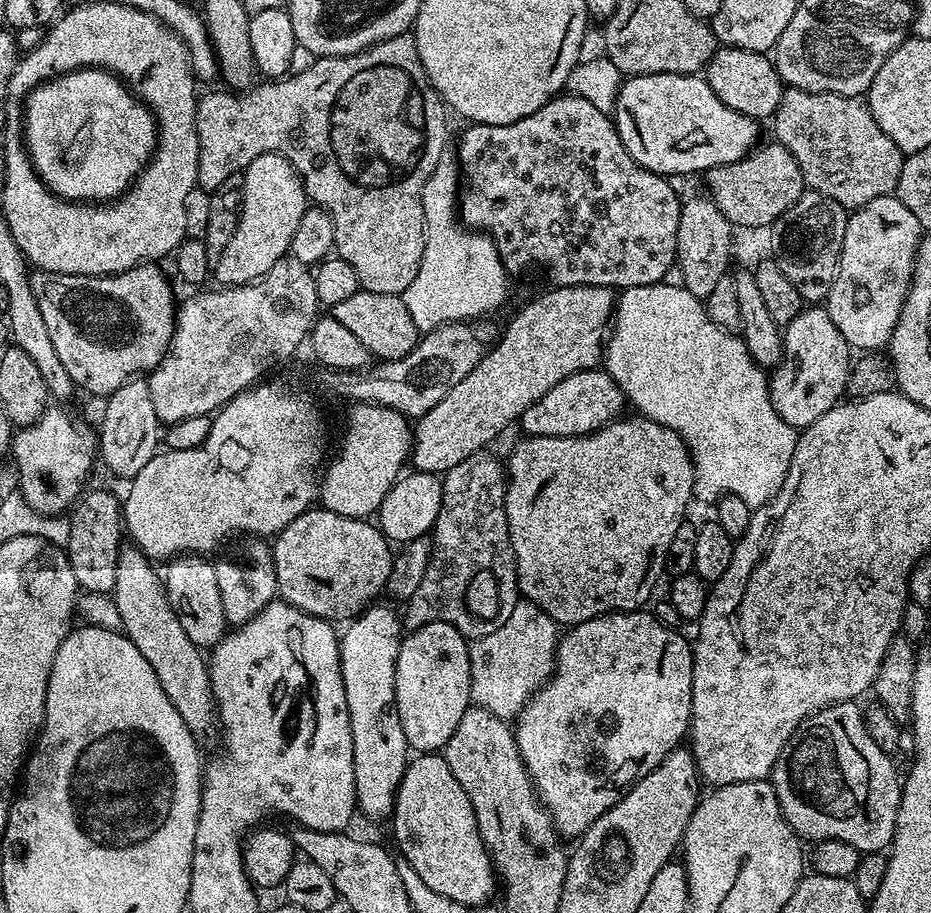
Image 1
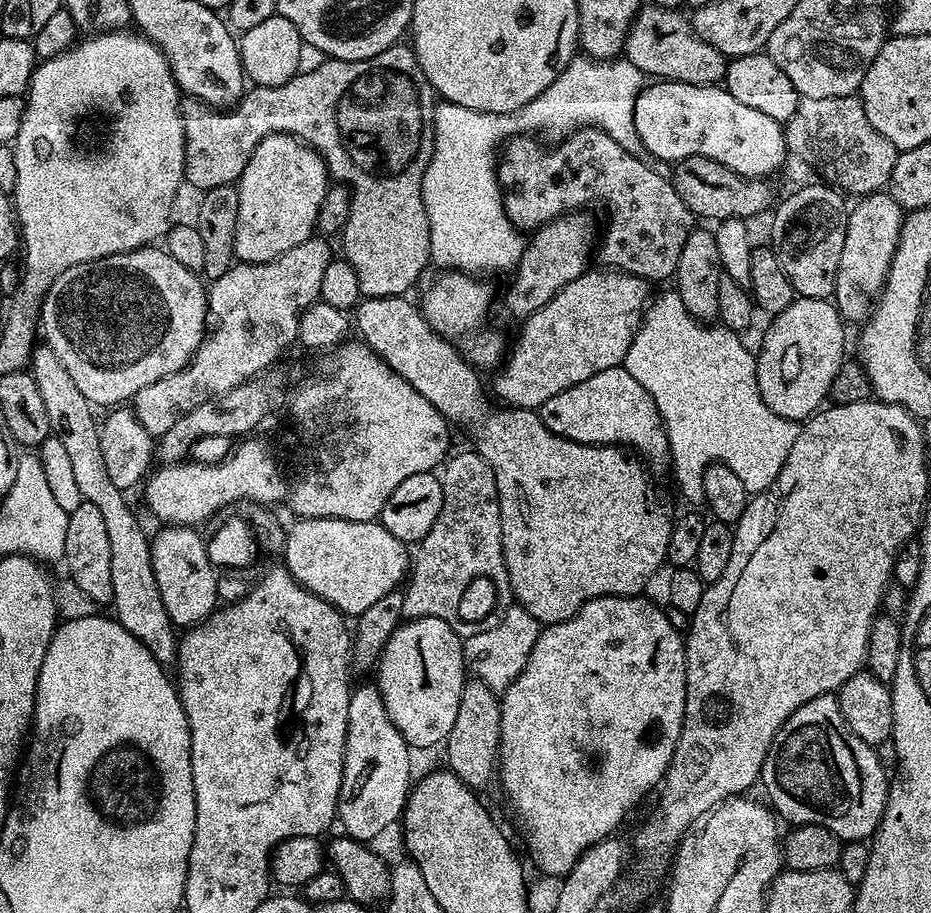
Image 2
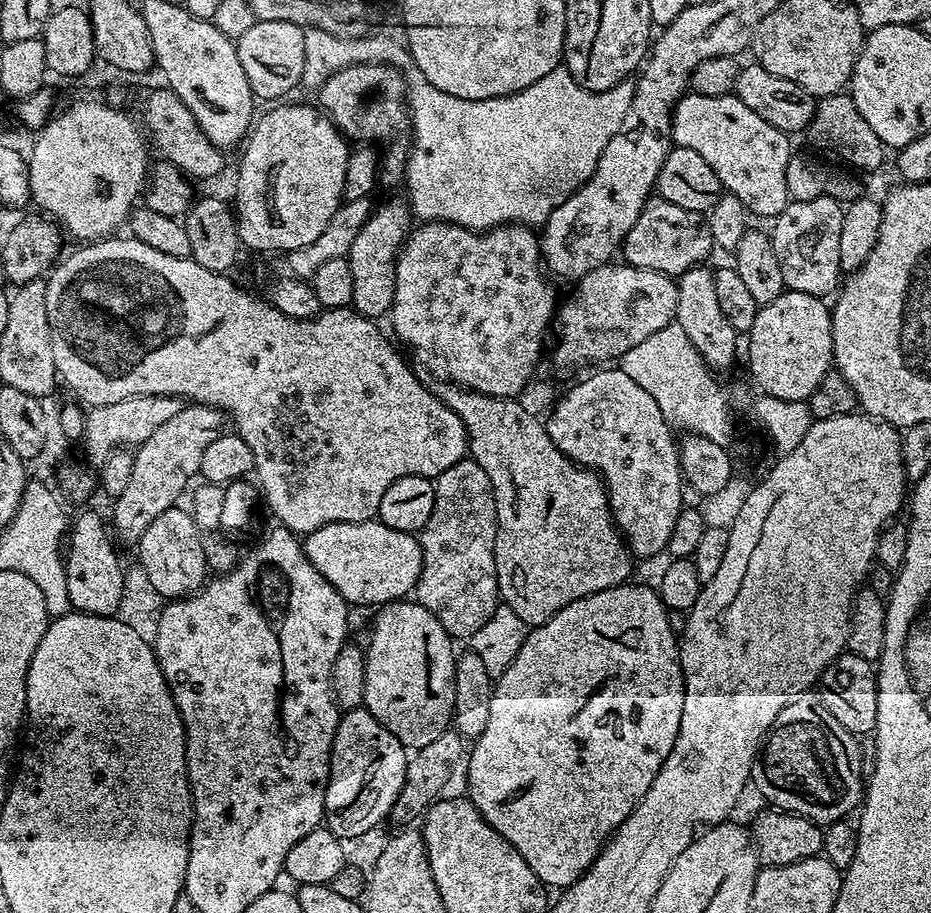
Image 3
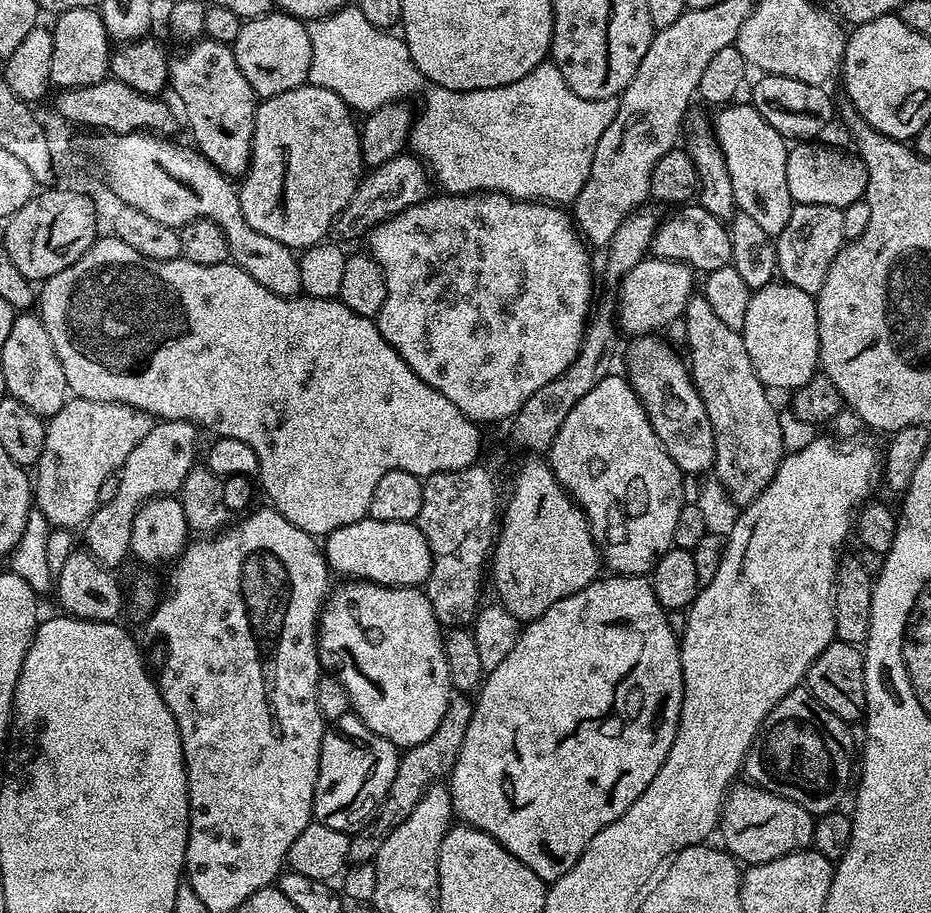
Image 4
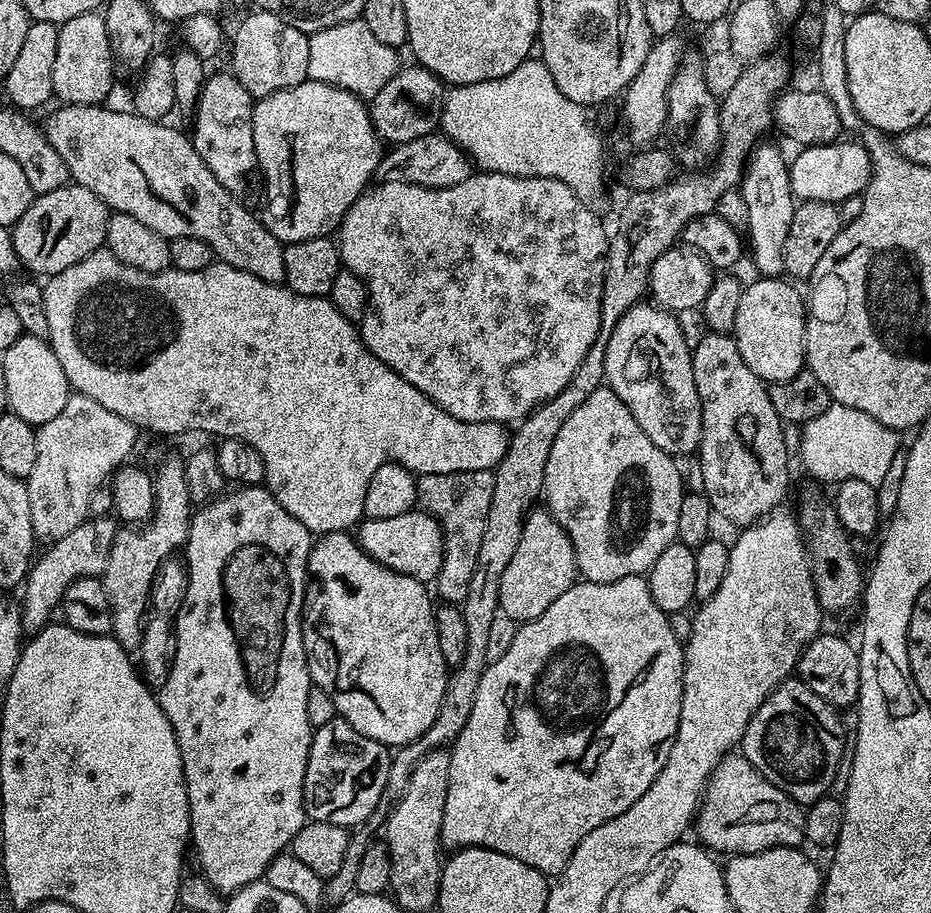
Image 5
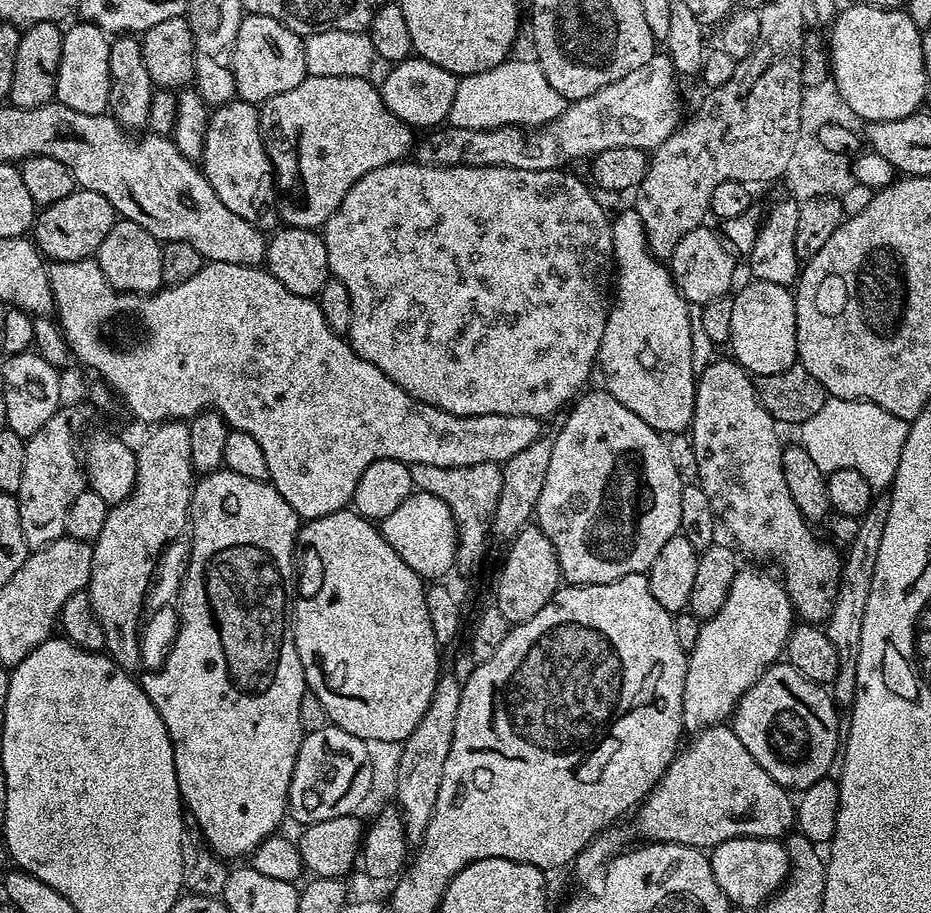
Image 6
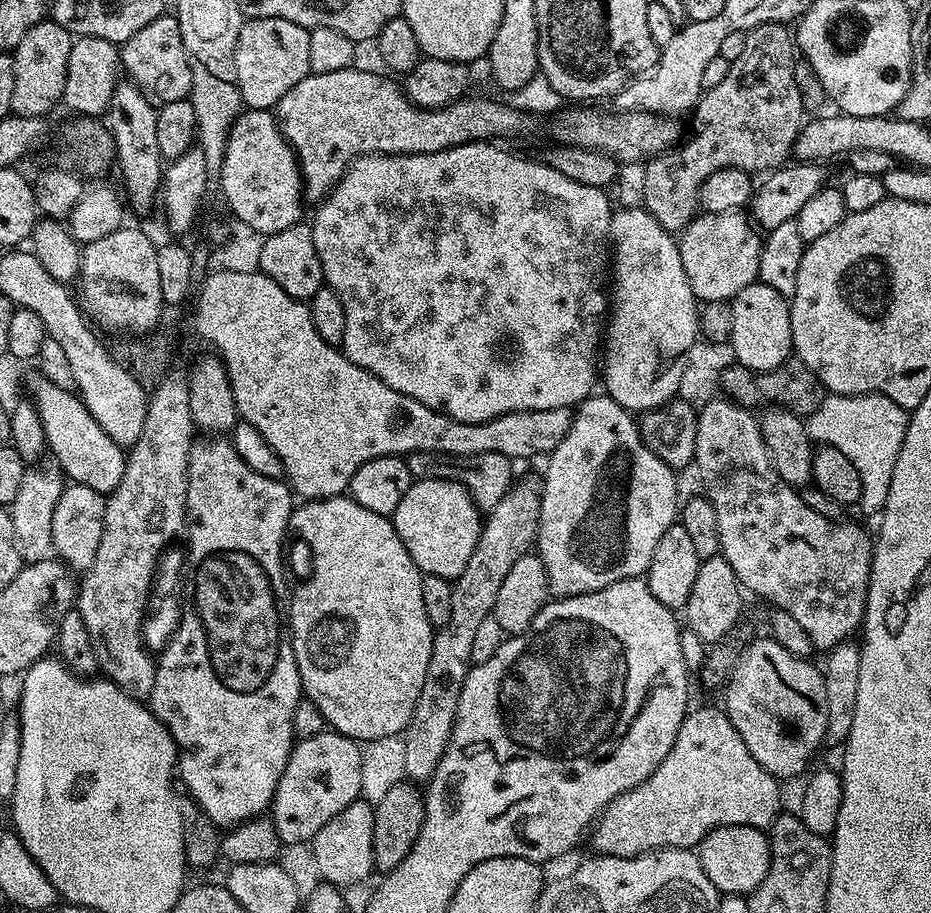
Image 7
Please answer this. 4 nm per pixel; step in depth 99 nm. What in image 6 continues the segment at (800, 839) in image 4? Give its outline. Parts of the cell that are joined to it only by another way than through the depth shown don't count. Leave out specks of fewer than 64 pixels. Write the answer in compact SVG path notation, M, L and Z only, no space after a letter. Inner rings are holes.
M727 723L715 724L709 728L695 733L691 737L692 740L683 745L677 751L676 757L670 762L670 766L664 772L664 777L652 787L651 792L644 797L642 803L635 809L636 816L636 832L648 842L657 844L681 844L682 846L690 846L701 850L711 850L719 846L722 842L726 842L730 838L762 838L763 840L780 840L787 837L793 831L796 822L796 809L794 800L789 789L783 788L778 782L774 782L774 778L770 778L770 774L766 774L766 770L762 770L762 766L758 766L758 762L754 762L754 754L750 754L750 750L746 750L746 746L742 746L742 742L738 742L738 734L734 734L734 730Z

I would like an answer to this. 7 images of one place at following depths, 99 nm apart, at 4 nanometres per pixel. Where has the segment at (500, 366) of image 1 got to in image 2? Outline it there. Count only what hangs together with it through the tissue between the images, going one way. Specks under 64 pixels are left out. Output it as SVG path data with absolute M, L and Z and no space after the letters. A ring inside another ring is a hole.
M589 270L582 273L578 278L574 278L574 282L570 282L570 286L562 286L562 290L558 290L558 294L554 294L554 298L550 298L550 302L546 302L546 306L542 306L534 314L530 314L527 320L523 321L521 328L524 329L521 330L520 337L516 340L516 345L513 348L511 345L502 367L495 373L497 376L496 381L492 384L492 388L496 391L497 397L495 396L495 399L497 401L500 399L500 402L503 402L509 408L531 408L539 410L545 402L550 398L554 398L554 394L558 394L562 390L570 390L570 386L578 386L578 382L586 382L586 378L590 378L602 370L610 370L611 368L618 368L623 365L626 354L636 337L636 332L644 319L646 305L650 300L650 295L648 296L649 285L641 280L640 277L631 276L628 272L618 272L615 270L599 271Z

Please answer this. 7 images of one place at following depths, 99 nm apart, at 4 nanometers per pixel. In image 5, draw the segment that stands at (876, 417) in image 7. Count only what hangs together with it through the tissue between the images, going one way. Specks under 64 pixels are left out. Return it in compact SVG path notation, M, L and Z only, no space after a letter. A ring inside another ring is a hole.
M833 402L818 418L810 418L800 430L798 459L816 480L825 480L829 486L846 478L862 478L862 482L880 484L886 475L894 454L902 450L901 433L890 426L882 426L878 418Z

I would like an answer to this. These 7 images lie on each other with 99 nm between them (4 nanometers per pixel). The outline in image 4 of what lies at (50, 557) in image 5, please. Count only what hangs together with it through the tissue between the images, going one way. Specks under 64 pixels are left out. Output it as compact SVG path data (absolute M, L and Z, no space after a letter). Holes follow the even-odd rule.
M160 420L153 423L150 434L146 434L146 438L142 438L142 442L138 442L138 446L134 446L134 450L130 450L126 462L118 469L120 482L118 494L114 494L114 498L110 498L110 502L100 504L92 513L92 517L88 519L88 523L82 528L82 533L84 532L83 547L91 552L92 557L99 560L105 568L116 570L124 559L129 559L130 530L134 526L134 514L138 514L144 501L153 500L156 496L179 493L186 474L197 463L196 432L198 433L197 425L191 424L188 420Z

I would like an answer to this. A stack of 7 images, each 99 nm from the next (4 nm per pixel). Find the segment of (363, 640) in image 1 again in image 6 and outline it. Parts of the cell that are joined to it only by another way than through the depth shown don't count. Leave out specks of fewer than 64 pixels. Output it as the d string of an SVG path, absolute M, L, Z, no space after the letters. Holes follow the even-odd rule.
M331 722L322 730L307 733L300 744L294 762L294 774L290 778L288 811L291 819L294 818L300 826L307 826L329 818L353 815L357 811L356 807L367 798L368 791L372 788L372 756L368 753L368 748L369 745L362 738L346 734L346 730Z

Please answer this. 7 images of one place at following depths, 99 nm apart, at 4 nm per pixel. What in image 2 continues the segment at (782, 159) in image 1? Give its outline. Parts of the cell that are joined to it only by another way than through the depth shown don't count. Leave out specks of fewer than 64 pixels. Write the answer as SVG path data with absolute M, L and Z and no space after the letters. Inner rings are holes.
M691 156L679 161L675 168L676 173L670 176L672 185L678 190L678 198L682 198L682 202L686 202L692 211L693 217L700 219L701 216L711 222L739 220L753 218L759 212L767 213L773 207L772 188L768 185L771 183L767 179L749 180L747 176L740 176L724 164L705 156Z

